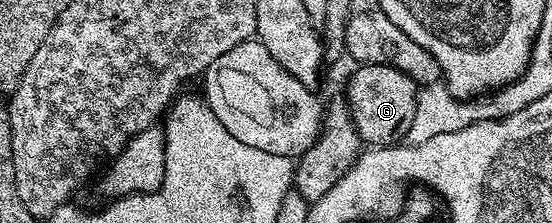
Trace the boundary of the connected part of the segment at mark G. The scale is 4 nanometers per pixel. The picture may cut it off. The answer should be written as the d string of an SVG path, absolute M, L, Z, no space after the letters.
M357 65L349 77L349 90L343 93L349 103L355 127L369 147L392 147L404 142L415 120L417 86L403 71L386 65Z

